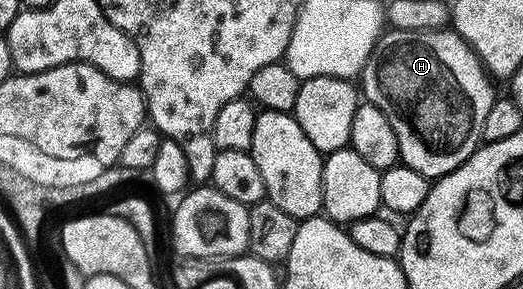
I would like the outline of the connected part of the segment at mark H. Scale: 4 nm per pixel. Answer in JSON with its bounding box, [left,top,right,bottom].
[363,30,499,182]

